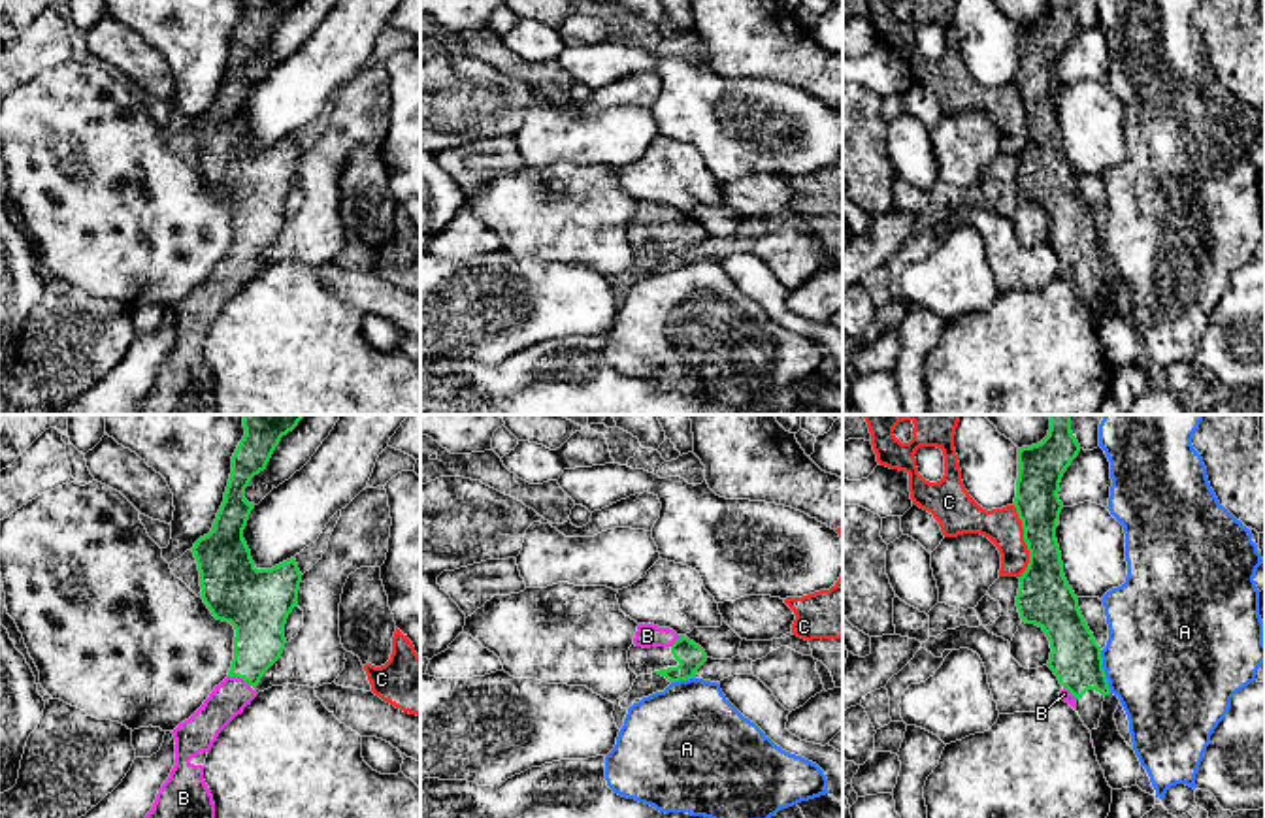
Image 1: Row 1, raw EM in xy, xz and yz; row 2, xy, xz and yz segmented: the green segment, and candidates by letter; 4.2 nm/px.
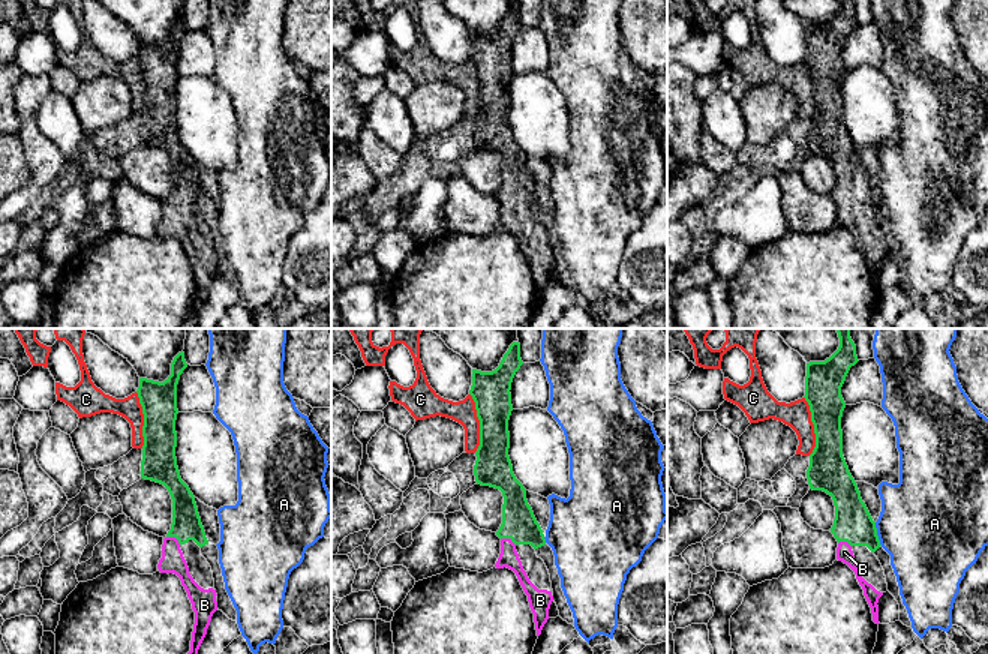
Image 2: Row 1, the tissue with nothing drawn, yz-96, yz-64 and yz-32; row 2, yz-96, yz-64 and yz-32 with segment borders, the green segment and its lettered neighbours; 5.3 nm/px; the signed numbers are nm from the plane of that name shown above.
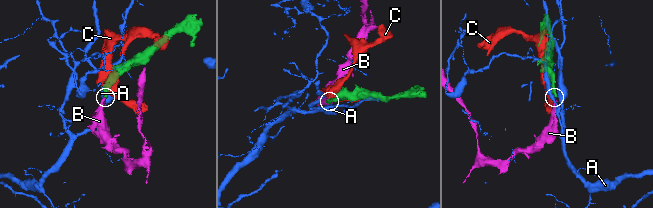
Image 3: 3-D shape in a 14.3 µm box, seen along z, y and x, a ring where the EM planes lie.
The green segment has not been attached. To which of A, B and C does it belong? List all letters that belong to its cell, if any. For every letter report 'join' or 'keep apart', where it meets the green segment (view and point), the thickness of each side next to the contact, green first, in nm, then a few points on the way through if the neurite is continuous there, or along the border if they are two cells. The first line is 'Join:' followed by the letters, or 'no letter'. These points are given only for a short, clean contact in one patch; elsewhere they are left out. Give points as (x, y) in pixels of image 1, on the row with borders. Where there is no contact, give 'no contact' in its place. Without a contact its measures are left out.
Join: B
A: keep apart; contact yz (1103, 671); calibres 220 and 480 nm; border yz (1100, 651), (1111, 692)
B: join; contact xy (240, 677); calibres 220 and 150 nm; way xy (259, 622), (257, 649), (240, 677), (229, 700)
C: keep apart; contact yz (1024, 539); calibres 220 and 160 nm

